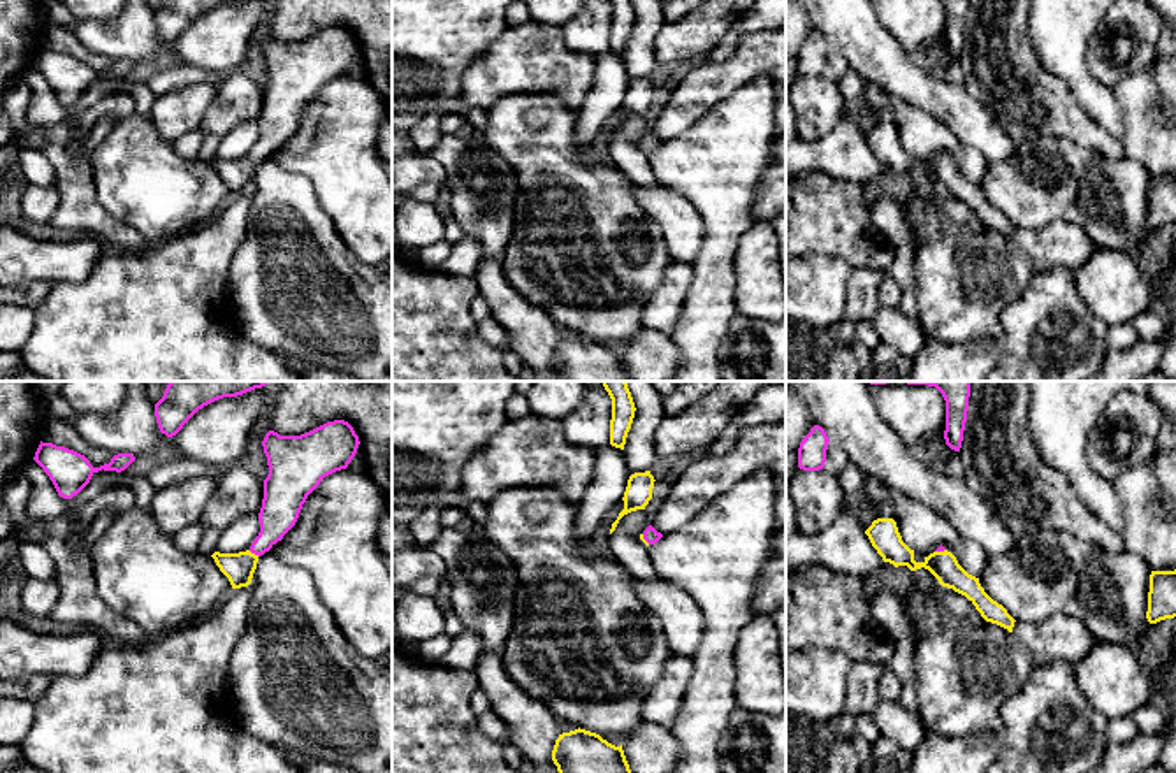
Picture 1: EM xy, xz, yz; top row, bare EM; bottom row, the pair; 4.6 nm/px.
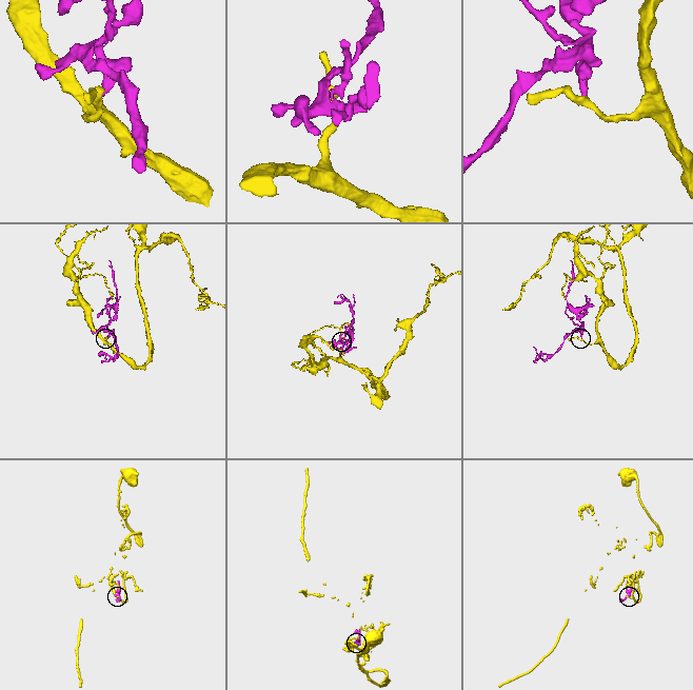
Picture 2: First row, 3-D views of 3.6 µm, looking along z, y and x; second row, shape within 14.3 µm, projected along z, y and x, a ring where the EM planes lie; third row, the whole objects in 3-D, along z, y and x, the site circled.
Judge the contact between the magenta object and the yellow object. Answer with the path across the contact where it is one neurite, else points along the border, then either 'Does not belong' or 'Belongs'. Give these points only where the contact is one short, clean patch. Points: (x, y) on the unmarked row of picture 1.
Path across: xy (280, 116), (271, 139), (254, 158), (239, 174). Belongs

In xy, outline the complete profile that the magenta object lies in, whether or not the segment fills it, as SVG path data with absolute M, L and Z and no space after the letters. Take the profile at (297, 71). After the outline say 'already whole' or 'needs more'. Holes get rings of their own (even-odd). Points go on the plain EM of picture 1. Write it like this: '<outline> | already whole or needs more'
M345 26L327 28L301 42L265 40L262 53L269 81L258 119L260 139L246 158L211 162L232 195L251 190L258 163L295 132L302 111L320 88L348 74L359 51L359 42Z | needs more

